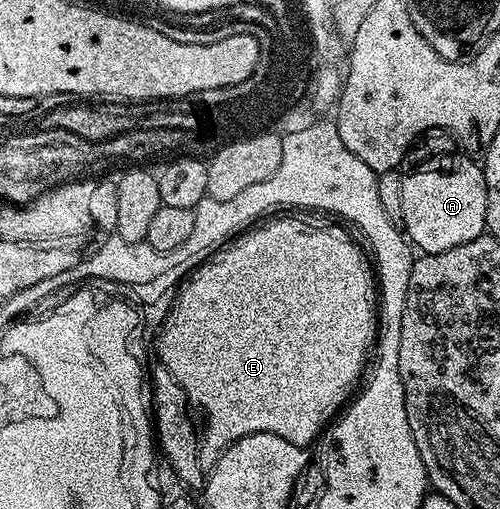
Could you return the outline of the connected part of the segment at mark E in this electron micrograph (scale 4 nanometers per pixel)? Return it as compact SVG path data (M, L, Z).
M276 217L265 225L259 225L249 228L215 250L207 260L198 264L180 281L172 299L172 306L162 317L164 326L161 327L160 338L156 341L159 364L171 375L173 381L180 384L187 404L192 407L197 405L204 416L204 430L199 430L198 433L198 453L201 458L220 457L235 441L251 433L282 435L282 439L288 439L295 445L311 446L311 441L315 437L317 440L329 422L349 404L357 388L356 380L364 369L364 356L370 353L370 346L374 341L374 273L365 250L360 250L348 238L347 231L331 229L328 225L311 225L310 222L299 221L296 217Z

